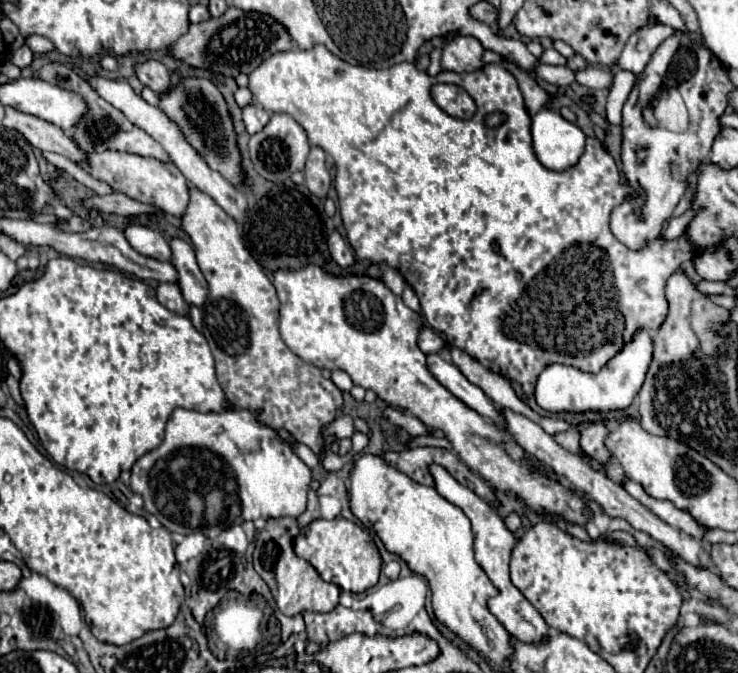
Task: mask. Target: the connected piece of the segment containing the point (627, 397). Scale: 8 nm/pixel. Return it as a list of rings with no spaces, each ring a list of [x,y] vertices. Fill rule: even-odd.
[[[642,329],[598,373],[578,371],[576,367],[560,365],[560,363],[546,365],[544,371],[536,379],[536,389],[534,389],[536,403],[542,409],[552,411],[552,413],[558,413],[558,411],[582,413],[582,411],[618,411],[618,409],[626,409],[634,401],[634,397],[638,395],[638,391],[644,383],[650,359],[652,359],[652,337],[646,329]]]

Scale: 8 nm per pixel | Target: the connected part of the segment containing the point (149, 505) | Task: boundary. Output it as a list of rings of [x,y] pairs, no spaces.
[[[176,409],[166,423],[166,437],[162,445],[142,455],[130,473],[130,489],[144,499],[144,509],[168,531],[186,535],[198,529],[206,537],[216,537],[220,531],[244,521],[298,517],[306,509],[306,493],[312,481],[310,467],[292,451],[290,443],[284,441],[272,427],[264,425],[254,411],[246,409],[226,413]]]

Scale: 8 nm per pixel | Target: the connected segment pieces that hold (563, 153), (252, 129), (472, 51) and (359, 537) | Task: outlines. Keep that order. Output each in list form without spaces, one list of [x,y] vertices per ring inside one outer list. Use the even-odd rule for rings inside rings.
[[[542,109],[532,117],[532,147],[538,161],[550,171],[566,171],[578,163],[586,135],[560,113]]]
[[[250,103],[242,109],[242,117],[244,117],[244,125],[248,129],[250,135],[258,133],[268,121],[270,121],[270,113],[264,111],[258,103]]]
[[[460,35],[458,39],[452,39],[450,43],[446,43],[446,47],[442,49],[442,59],[440,65],[446,71],[476,71],[478,67],[482,67],[482,55],[484,55],[484,47],[480,43],[470,43],[470,37]]]
[[[334,517],[330,521],[316,519],[314,523],[302,527],[302,533],[294,539],[294,551],[298,557],[306,559],[324,581],[336,583],[342,591],[362,593],[378,583],[382,559],[372,535],[344,517]]]

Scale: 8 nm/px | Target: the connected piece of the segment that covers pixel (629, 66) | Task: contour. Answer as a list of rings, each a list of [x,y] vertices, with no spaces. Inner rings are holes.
[[[648,23],[644,29],[638,29],[634,35],[630,35],[616,67],[640,75],[656,47],[672,33],[675,33],[675,29],[660,23]]]

